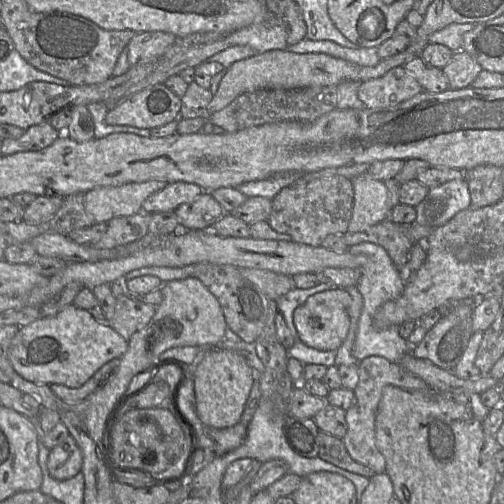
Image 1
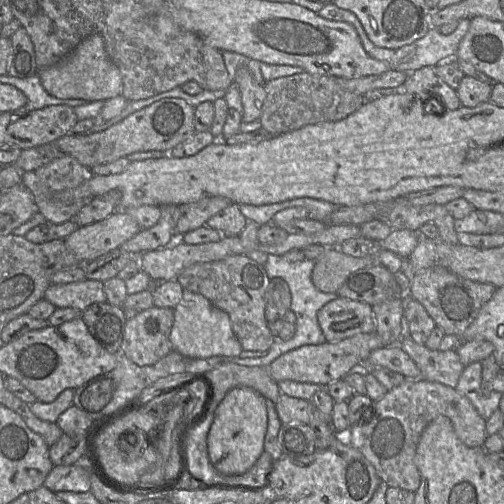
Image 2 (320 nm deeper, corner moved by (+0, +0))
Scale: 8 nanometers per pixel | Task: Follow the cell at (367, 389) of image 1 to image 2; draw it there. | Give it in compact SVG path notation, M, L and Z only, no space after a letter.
M405 379L400 385L387 391L385 396L373 403L362 415L365 421L352 425L345 434L346 441L372 464L381 481L390 487L397 487L415 492L421 483L421 477L417 466L414 463L417 444L426 426L436 417L443 415L448 417L453 425L458 438L468 447L483 447L486 433L486 420L478 413L471 401L460 394L455 388L439 382L425 379Z

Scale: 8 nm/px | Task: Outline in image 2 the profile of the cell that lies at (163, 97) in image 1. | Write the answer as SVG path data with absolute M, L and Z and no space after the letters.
M162 98L105 130L82 134L70 133L54 143L63 154L74 157L87 168L108 164L136 152L167 152L196 132L193 125L194 109L181 98Z

